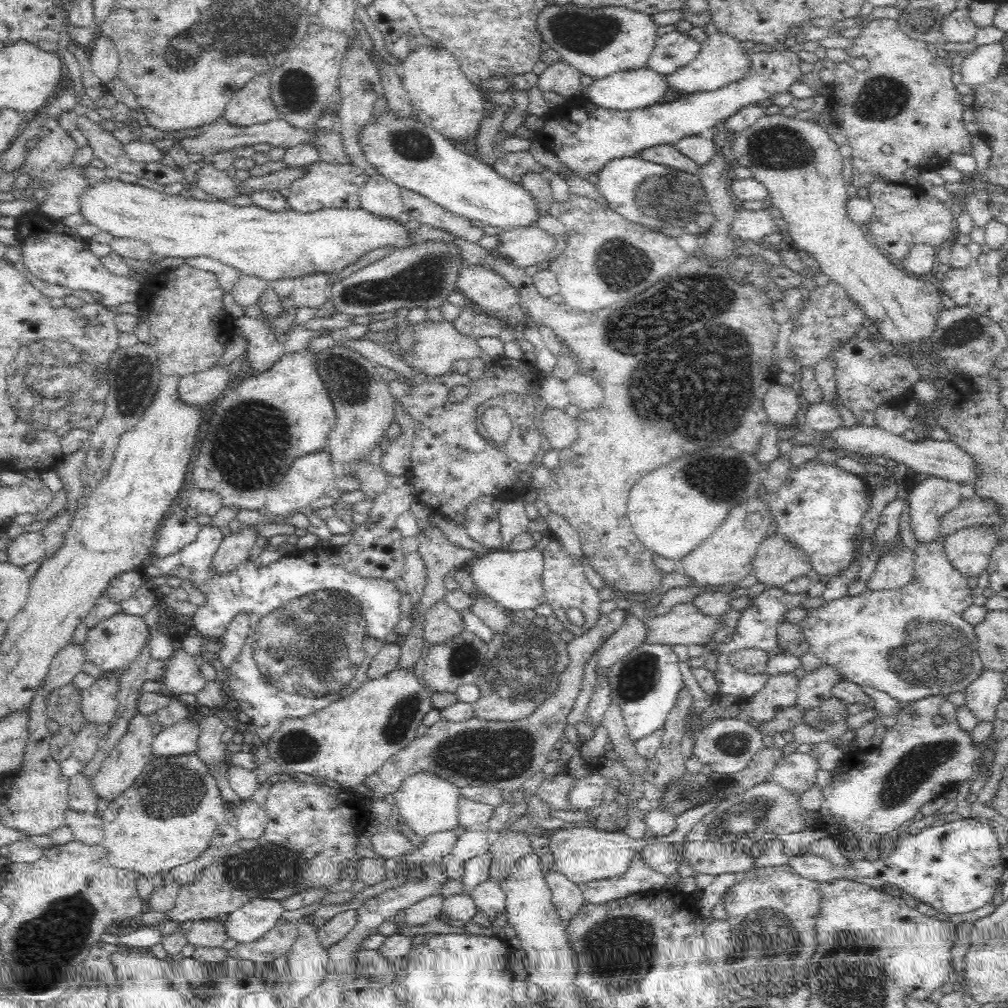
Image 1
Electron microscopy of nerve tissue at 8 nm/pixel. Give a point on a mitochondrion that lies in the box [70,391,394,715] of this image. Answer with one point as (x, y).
(309, 647)

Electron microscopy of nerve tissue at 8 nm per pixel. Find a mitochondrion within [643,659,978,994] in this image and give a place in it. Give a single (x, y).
(913, 769)

